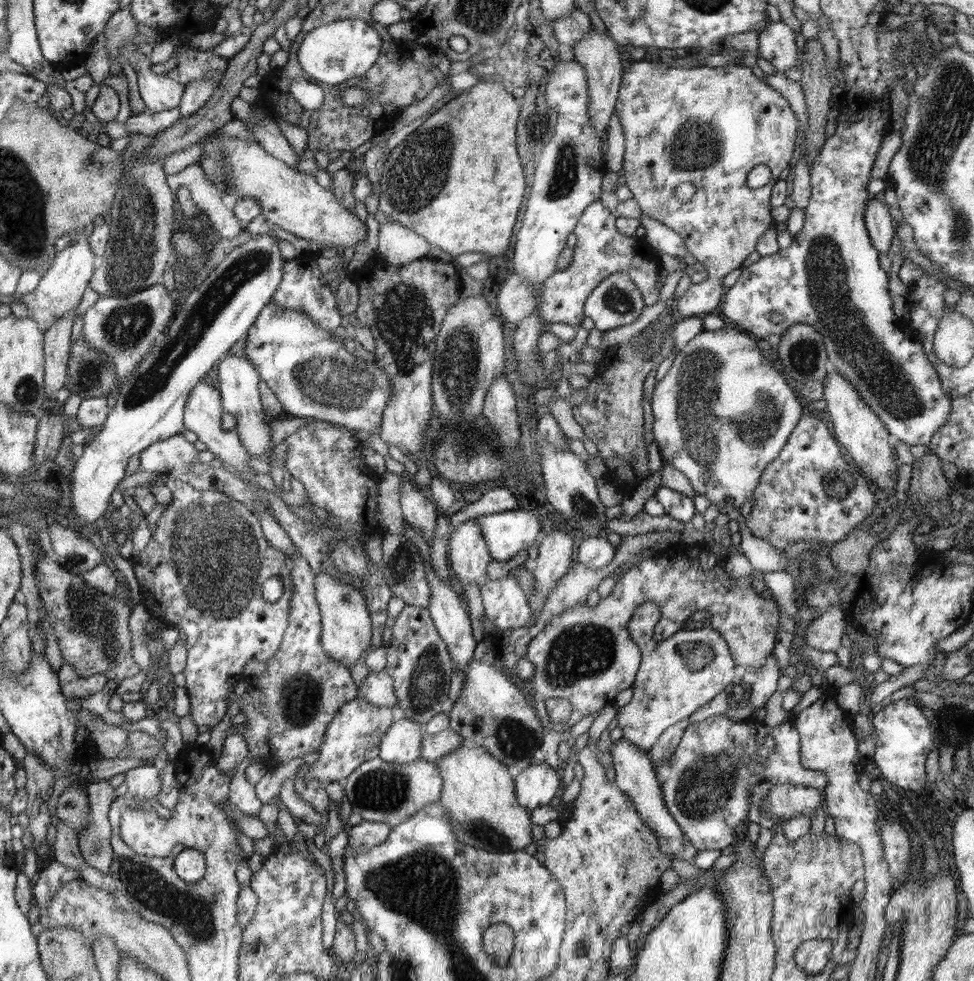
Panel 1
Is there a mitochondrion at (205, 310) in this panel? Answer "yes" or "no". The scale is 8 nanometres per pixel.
yes

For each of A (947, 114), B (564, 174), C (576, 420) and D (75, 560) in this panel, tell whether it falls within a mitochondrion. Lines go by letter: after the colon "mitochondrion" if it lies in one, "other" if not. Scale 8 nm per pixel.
A: mitochondrion
B: mitochondrion
C: other
D: mitochondrion

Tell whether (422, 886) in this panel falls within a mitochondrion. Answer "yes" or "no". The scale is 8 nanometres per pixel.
yes

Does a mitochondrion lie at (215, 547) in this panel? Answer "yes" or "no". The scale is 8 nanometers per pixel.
yes

